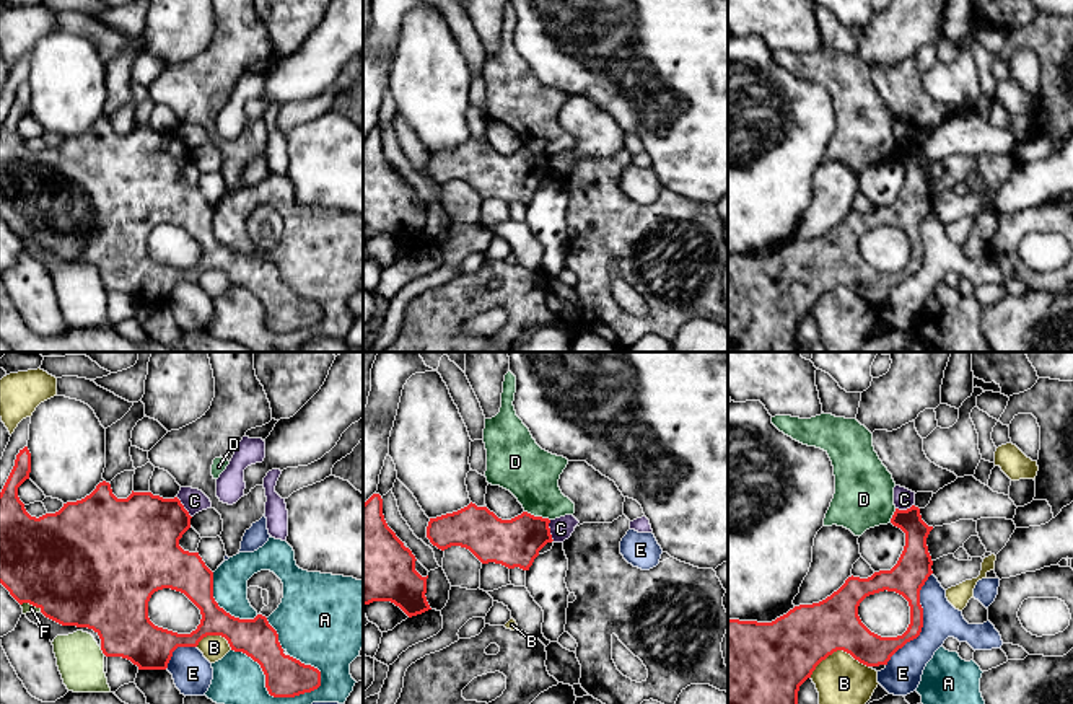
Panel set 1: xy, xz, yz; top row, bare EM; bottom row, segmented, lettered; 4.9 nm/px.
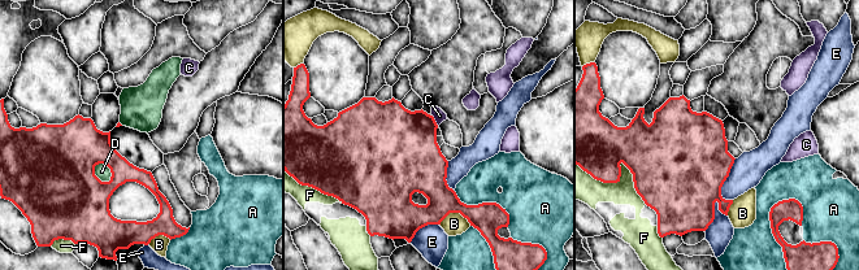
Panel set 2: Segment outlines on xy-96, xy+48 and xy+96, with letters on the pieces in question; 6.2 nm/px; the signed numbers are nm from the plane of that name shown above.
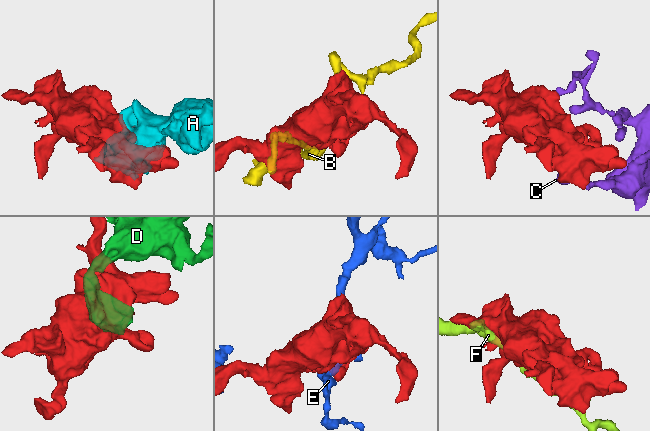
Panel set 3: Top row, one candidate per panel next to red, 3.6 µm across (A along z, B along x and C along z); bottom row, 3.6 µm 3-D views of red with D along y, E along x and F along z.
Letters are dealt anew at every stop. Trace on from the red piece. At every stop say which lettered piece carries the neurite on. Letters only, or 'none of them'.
none of them

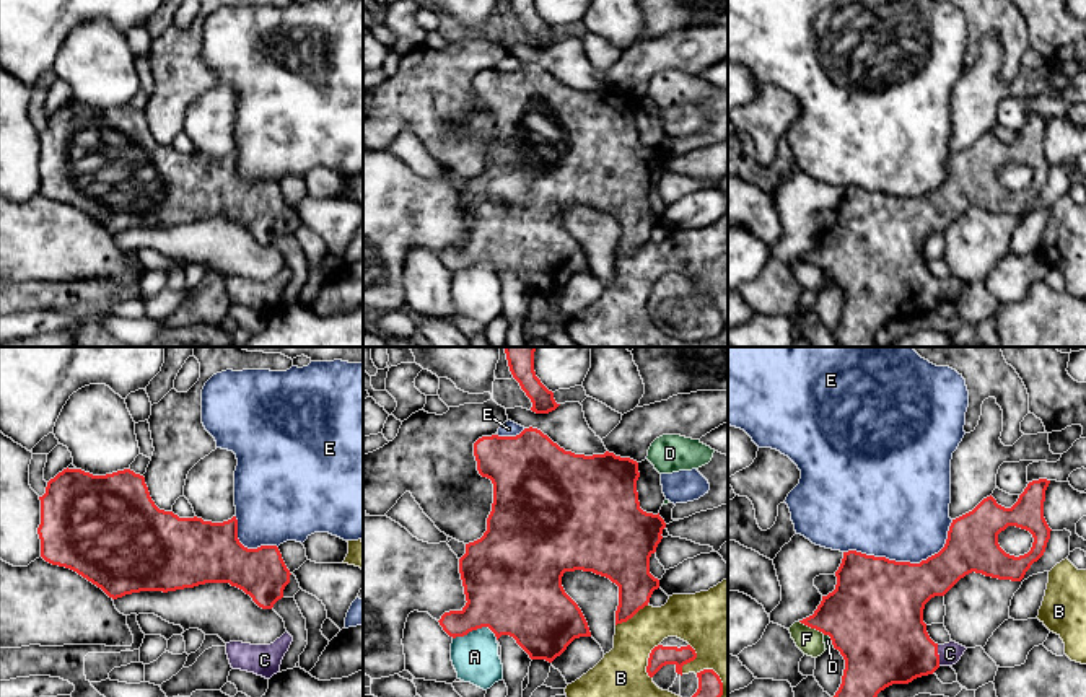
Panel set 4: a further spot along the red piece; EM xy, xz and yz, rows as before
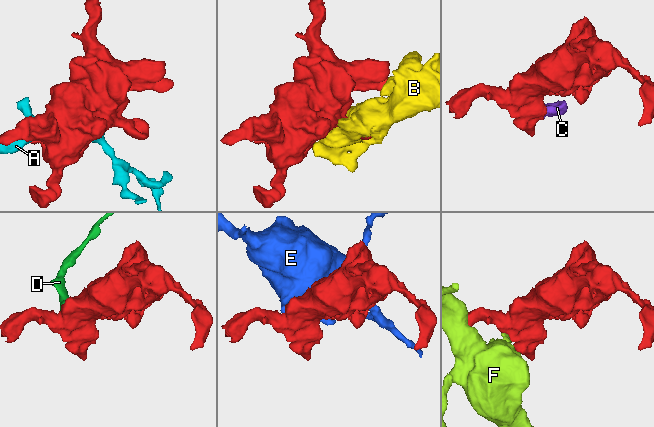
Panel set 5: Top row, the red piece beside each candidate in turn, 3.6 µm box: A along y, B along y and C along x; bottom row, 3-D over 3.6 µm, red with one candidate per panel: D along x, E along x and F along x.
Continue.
C

